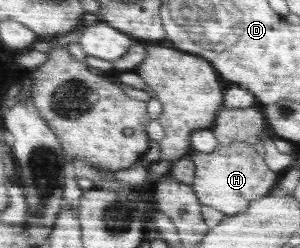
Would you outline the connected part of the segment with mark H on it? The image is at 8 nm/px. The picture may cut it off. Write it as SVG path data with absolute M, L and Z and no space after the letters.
M249 144L219 146L211 153L194 151L191 162L195 165L195 178L191 188L197 199L205 206L220 210L225 217L249 210L251 203L270 195L273 184L277 182L274 169Z

